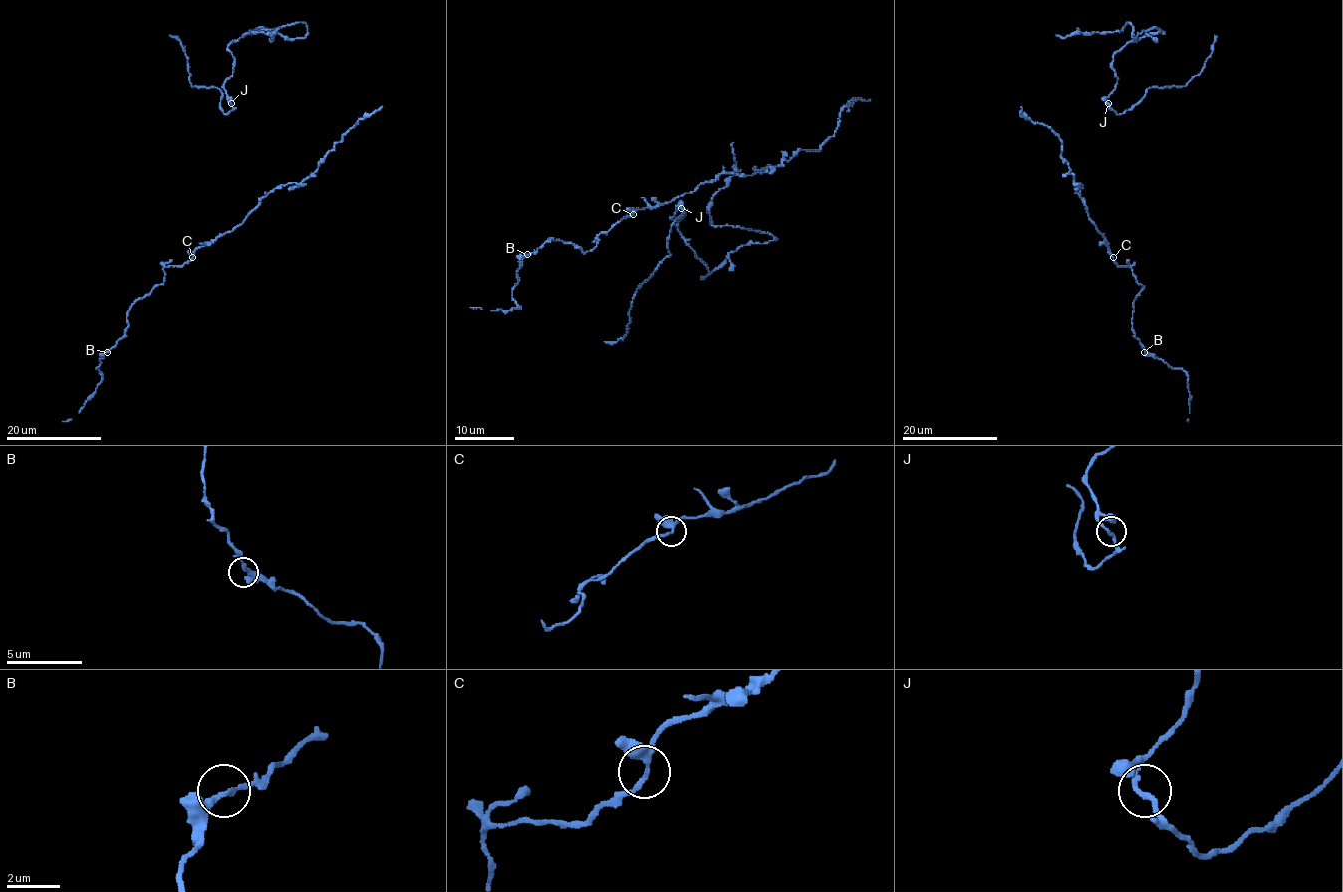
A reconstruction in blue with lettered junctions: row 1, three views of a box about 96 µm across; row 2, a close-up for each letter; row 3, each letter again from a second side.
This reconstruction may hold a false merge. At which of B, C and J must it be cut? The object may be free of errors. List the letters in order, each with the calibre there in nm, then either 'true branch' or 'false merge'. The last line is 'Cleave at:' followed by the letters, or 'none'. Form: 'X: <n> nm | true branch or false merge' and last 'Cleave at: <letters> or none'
B: 240 nm | true branch
C: 220 nm | true branch
J: 190 nm | true branch
Cleave at: none

